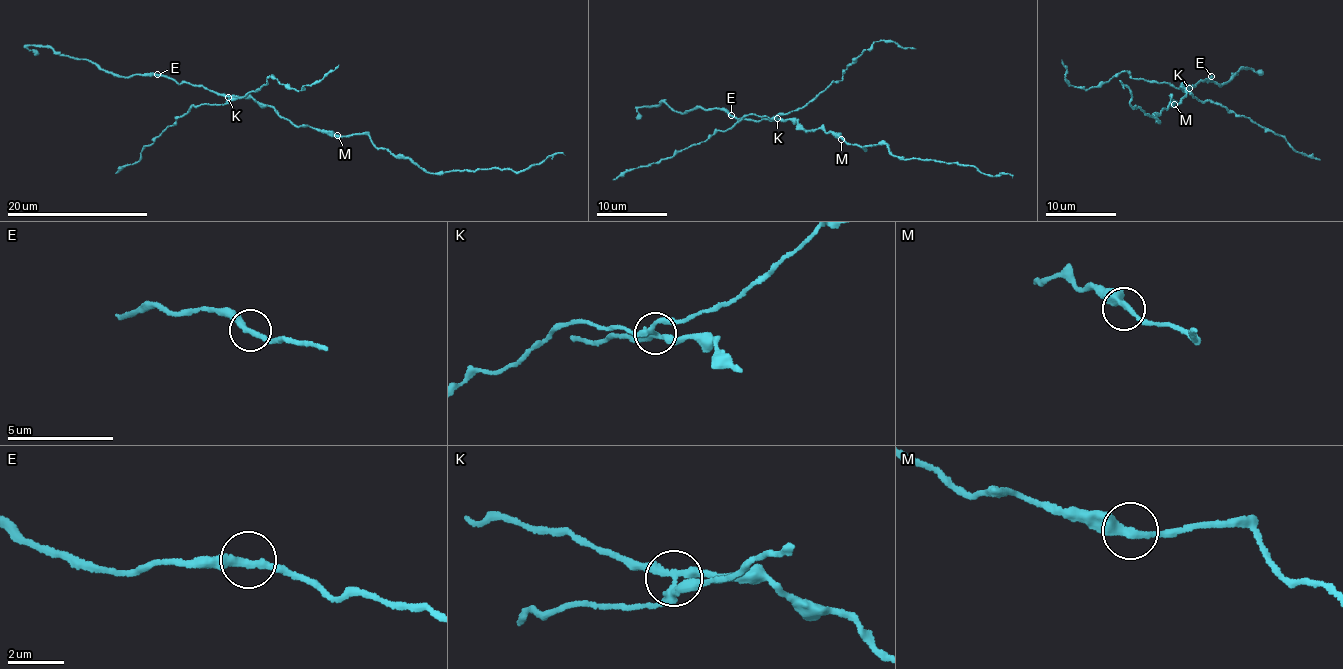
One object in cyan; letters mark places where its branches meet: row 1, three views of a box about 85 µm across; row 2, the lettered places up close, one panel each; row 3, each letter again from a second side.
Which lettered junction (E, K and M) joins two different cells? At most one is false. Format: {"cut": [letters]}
{"cut": ["K"]}

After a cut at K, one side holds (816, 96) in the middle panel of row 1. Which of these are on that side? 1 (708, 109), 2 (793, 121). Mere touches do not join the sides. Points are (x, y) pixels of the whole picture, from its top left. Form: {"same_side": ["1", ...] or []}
{"same_side": []}

